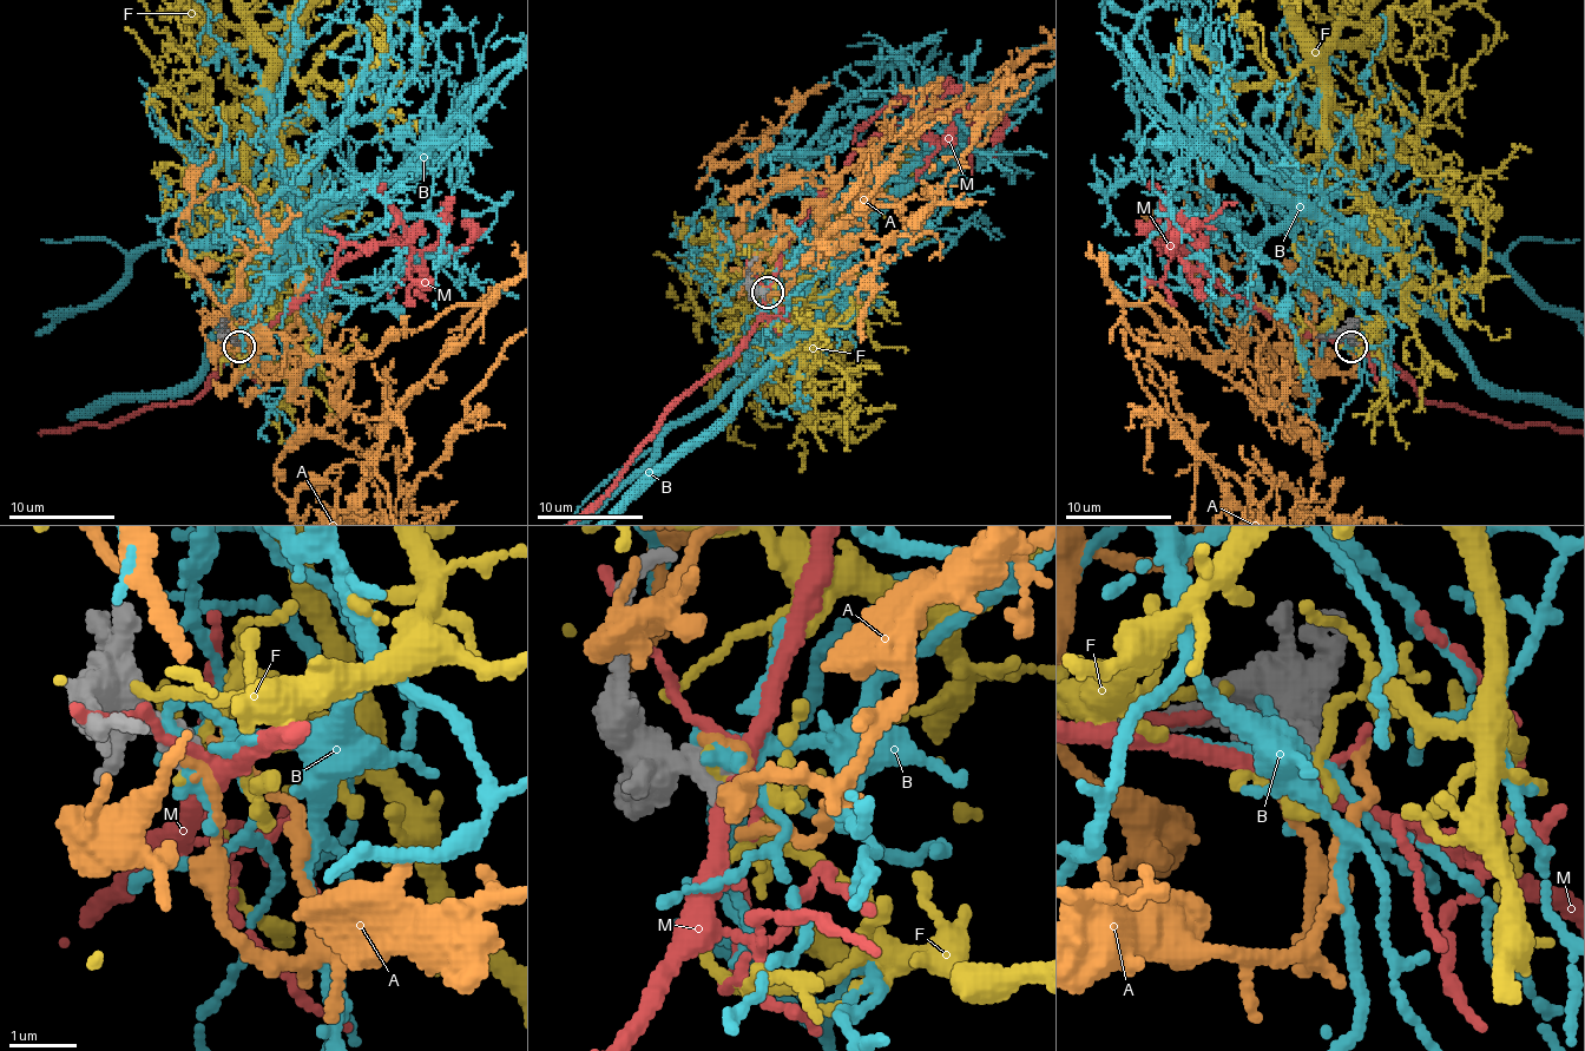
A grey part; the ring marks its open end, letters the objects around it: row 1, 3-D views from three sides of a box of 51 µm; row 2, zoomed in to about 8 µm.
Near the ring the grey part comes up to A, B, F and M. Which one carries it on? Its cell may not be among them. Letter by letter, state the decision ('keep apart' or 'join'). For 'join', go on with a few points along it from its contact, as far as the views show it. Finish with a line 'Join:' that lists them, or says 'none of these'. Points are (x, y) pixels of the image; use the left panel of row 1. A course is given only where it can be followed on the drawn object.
A: keep apart
B: keep apart
F: keep apart
M: keep apart
Join: none of these

